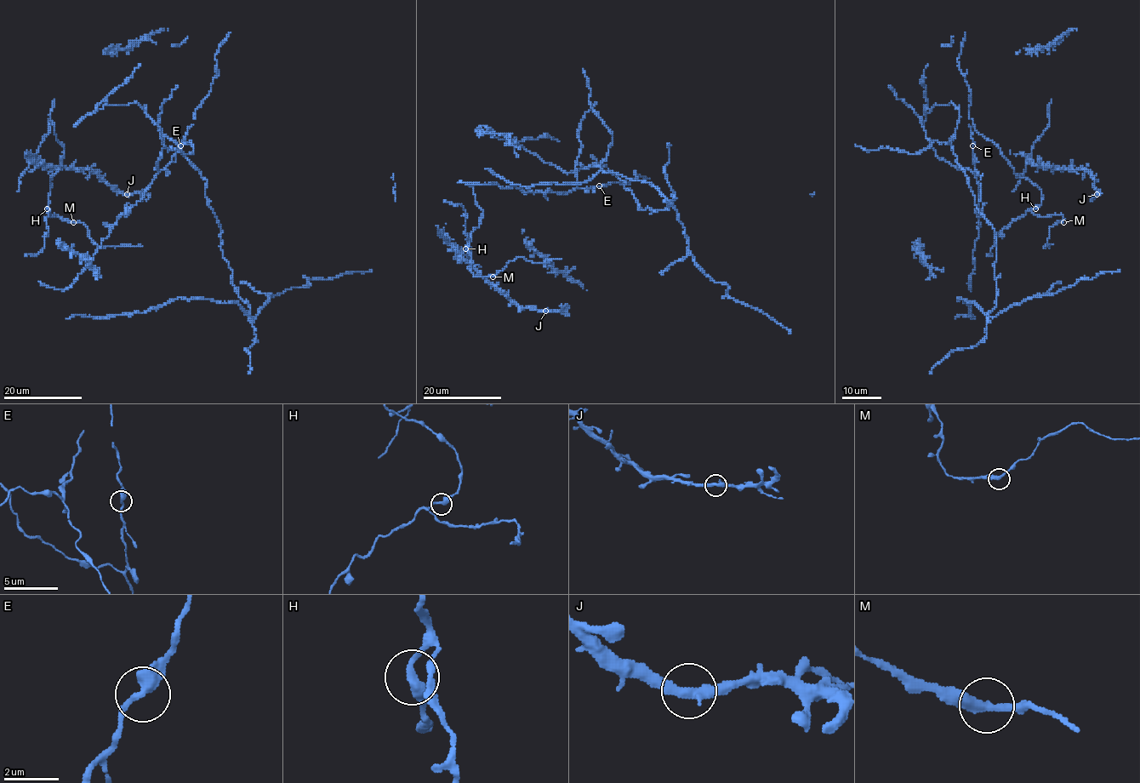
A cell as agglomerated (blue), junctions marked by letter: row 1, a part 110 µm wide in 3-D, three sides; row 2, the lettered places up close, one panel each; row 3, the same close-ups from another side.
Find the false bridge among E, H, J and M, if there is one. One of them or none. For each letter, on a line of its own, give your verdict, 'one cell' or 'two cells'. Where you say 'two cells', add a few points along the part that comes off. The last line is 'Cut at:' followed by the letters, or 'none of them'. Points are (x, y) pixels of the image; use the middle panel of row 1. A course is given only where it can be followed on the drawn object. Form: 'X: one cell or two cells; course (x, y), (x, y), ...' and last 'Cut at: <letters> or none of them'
E: one cell
H: one cell
J: one cell
M: one cell
Cut at: none of them

